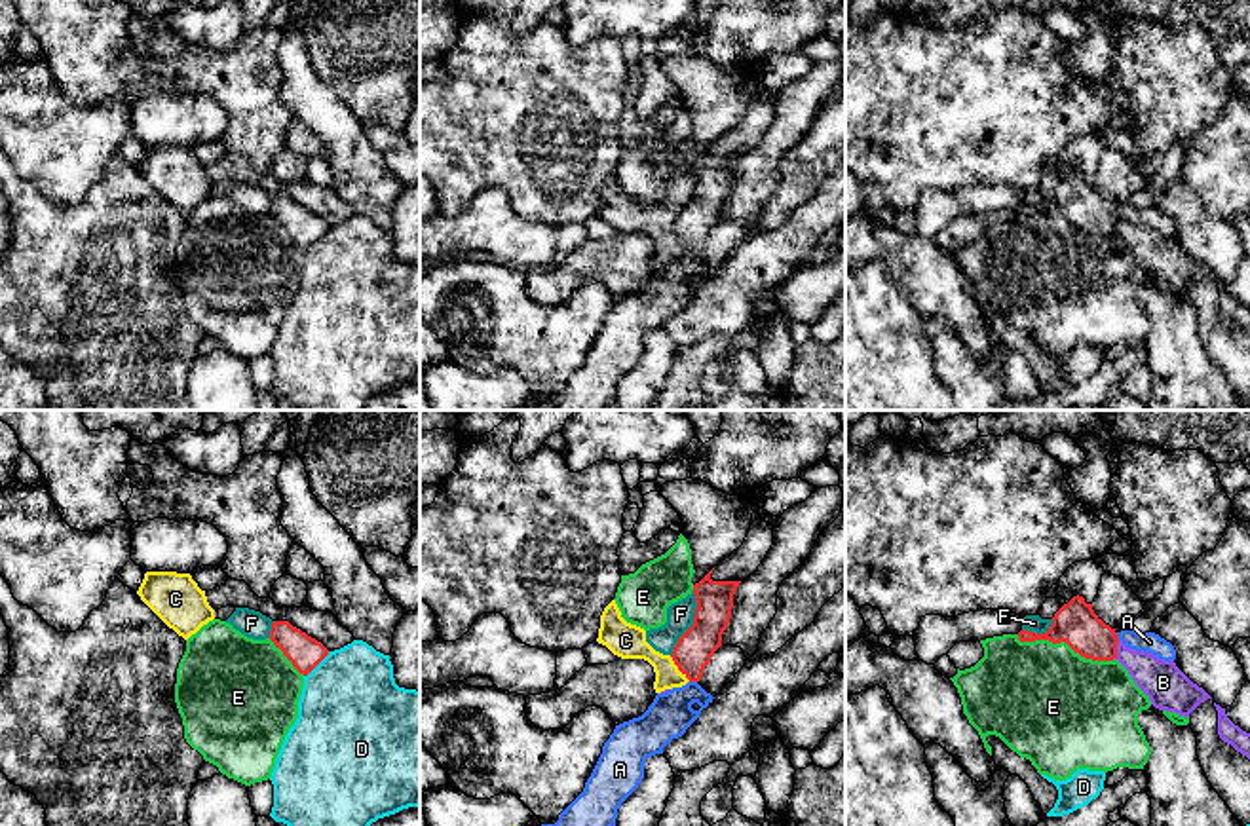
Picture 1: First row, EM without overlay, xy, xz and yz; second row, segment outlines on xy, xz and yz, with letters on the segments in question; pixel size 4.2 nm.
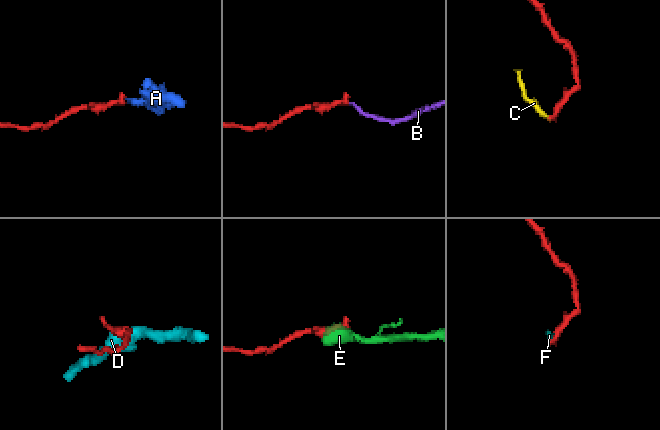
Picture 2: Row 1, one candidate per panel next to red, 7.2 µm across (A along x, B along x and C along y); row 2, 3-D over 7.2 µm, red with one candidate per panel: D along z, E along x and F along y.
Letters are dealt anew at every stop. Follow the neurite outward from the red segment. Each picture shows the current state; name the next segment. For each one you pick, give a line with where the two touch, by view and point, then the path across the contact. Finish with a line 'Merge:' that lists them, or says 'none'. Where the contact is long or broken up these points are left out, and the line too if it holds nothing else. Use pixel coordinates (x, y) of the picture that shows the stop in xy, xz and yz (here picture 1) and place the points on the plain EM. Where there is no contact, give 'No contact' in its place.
A: Touches red at xz (694, 255). Path across: xz (696, 221), (694, 255), (692, 264), (671, 287)
Merge: A

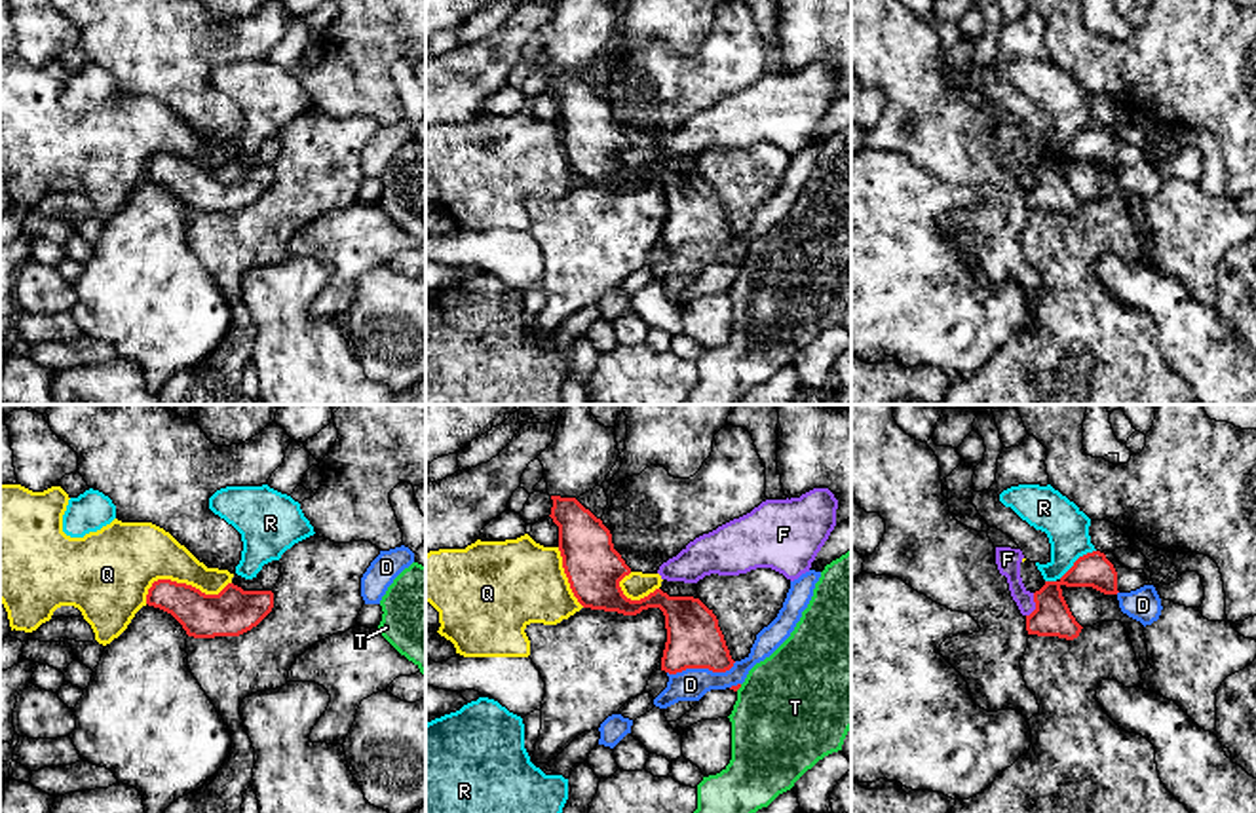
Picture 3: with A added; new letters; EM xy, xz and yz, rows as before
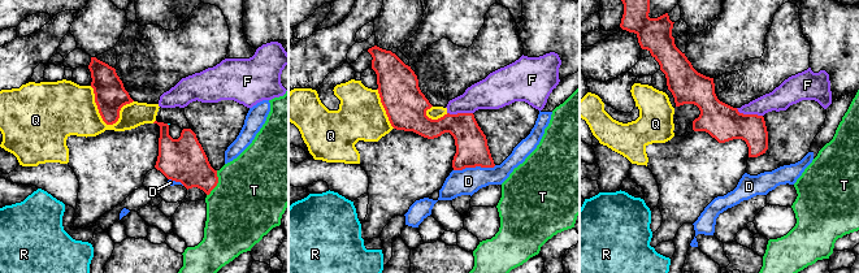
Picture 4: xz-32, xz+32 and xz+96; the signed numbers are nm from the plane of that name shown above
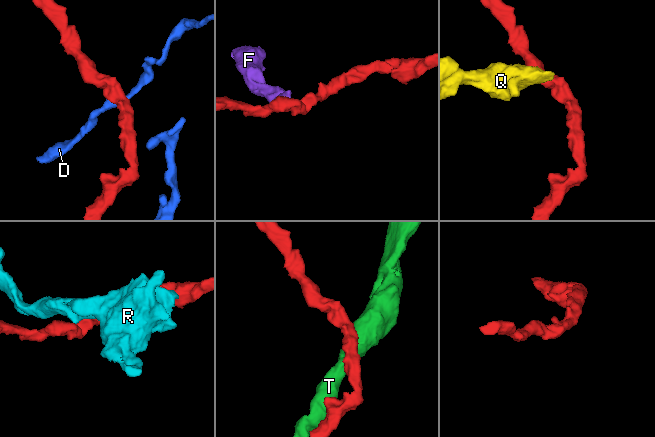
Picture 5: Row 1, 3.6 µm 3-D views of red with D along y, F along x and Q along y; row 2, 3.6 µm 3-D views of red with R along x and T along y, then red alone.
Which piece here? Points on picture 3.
Merge: none

